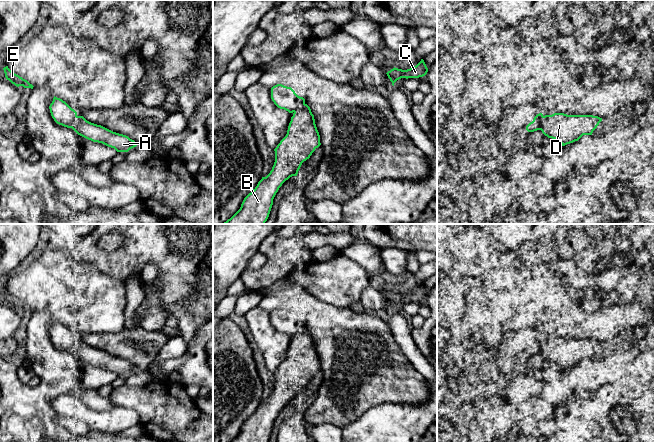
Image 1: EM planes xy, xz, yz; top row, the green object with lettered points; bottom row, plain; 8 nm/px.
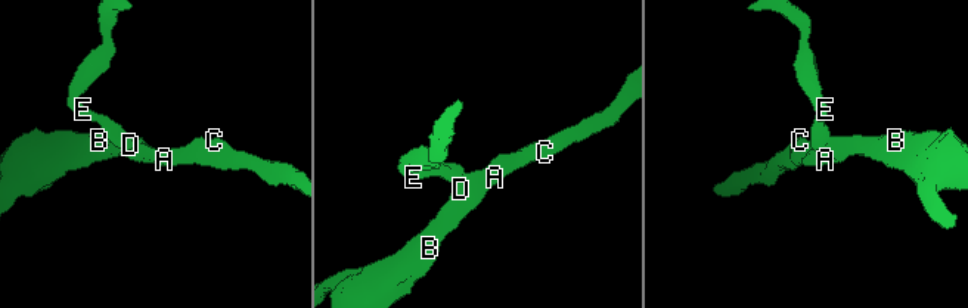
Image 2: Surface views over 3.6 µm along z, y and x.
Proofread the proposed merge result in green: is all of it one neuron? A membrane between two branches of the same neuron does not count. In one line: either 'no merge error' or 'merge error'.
merge error

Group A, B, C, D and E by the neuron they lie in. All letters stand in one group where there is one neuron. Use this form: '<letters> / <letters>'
A B C D / E

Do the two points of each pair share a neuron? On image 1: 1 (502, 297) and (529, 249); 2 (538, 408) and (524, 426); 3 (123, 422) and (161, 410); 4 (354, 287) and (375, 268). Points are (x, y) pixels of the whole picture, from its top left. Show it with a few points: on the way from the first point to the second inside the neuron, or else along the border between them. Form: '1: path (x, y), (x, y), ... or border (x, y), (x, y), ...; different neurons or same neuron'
1: path (514, 285), (532, 267), (532, 261); same neuron
2: border (541, 393), (532, 403), (532, 415), (536, 420); different neurons
3: border (119, 406), (133, 409), (138, 414), (141, 423); different neurons
4: border (350, 259), (357, 262), (368, 275); different neurons

